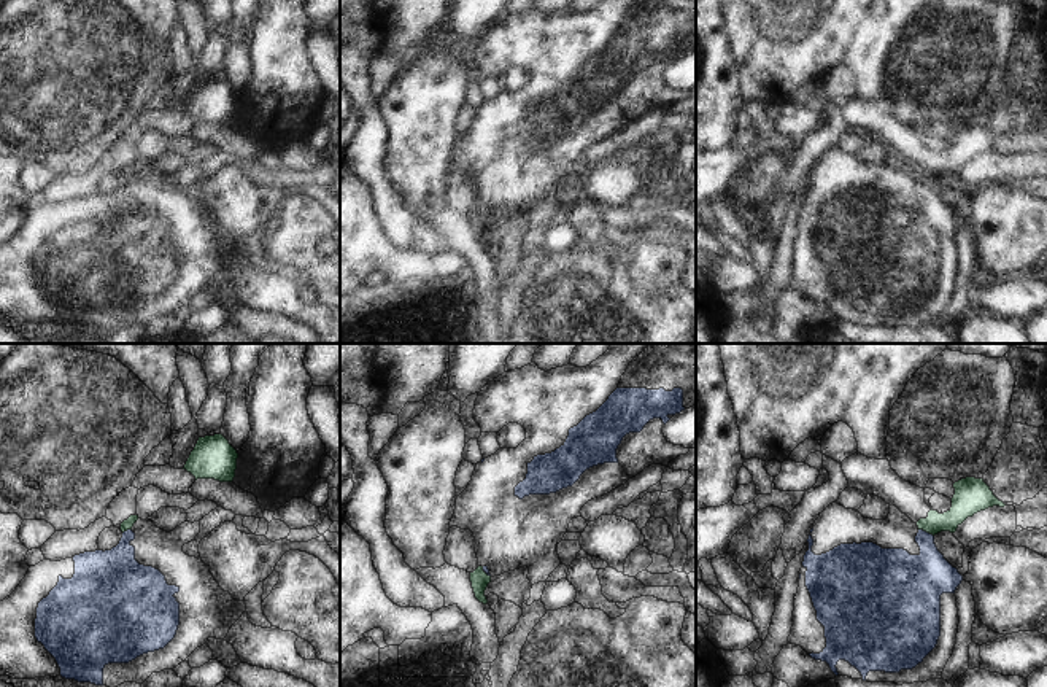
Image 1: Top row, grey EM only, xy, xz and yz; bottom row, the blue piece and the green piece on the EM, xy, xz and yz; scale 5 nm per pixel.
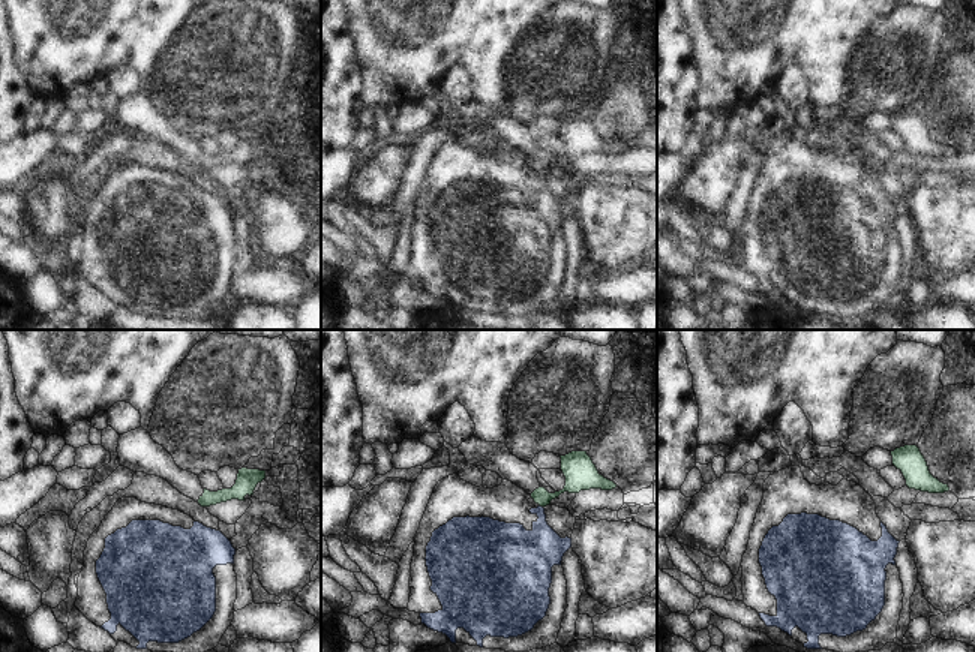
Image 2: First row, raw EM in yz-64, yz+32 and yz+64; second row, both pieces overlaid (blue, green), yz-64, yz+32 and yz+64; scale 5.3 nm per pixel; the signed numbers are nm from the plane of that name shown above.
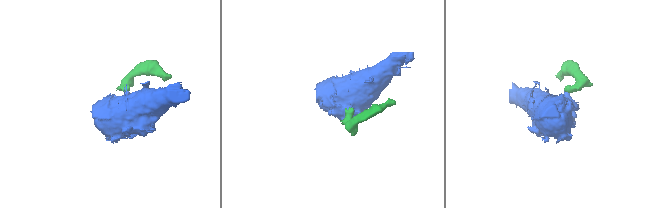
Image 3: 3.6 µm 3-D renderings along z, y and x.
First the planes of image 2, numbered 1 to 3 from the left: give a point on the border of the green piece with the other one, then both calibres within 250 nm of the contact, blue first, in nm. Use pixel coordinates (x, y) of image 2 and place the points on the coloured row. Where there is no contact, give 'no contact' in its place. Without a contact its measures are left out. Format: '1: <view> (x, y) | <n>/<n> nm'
1: no contact
2: yz+32 (539, 505) | 240/130 nm
3: no contact

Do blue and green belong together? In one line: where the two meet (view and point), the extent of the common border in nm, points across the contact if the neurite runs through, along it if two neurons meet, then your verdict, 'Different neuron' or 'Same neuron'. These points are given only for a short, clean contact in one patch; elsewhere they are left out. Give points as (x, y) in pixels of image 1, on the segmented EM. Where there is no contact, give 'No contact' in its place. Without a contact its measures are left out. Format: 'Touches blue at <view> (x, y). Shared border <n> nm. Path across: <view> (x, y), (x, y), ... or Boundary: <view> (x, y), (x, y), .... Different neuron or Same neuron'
Touches blue at yz (925, 531). Shared border 90 nm. Boundary: yz (919, 528), (933, 536). Different neuron

